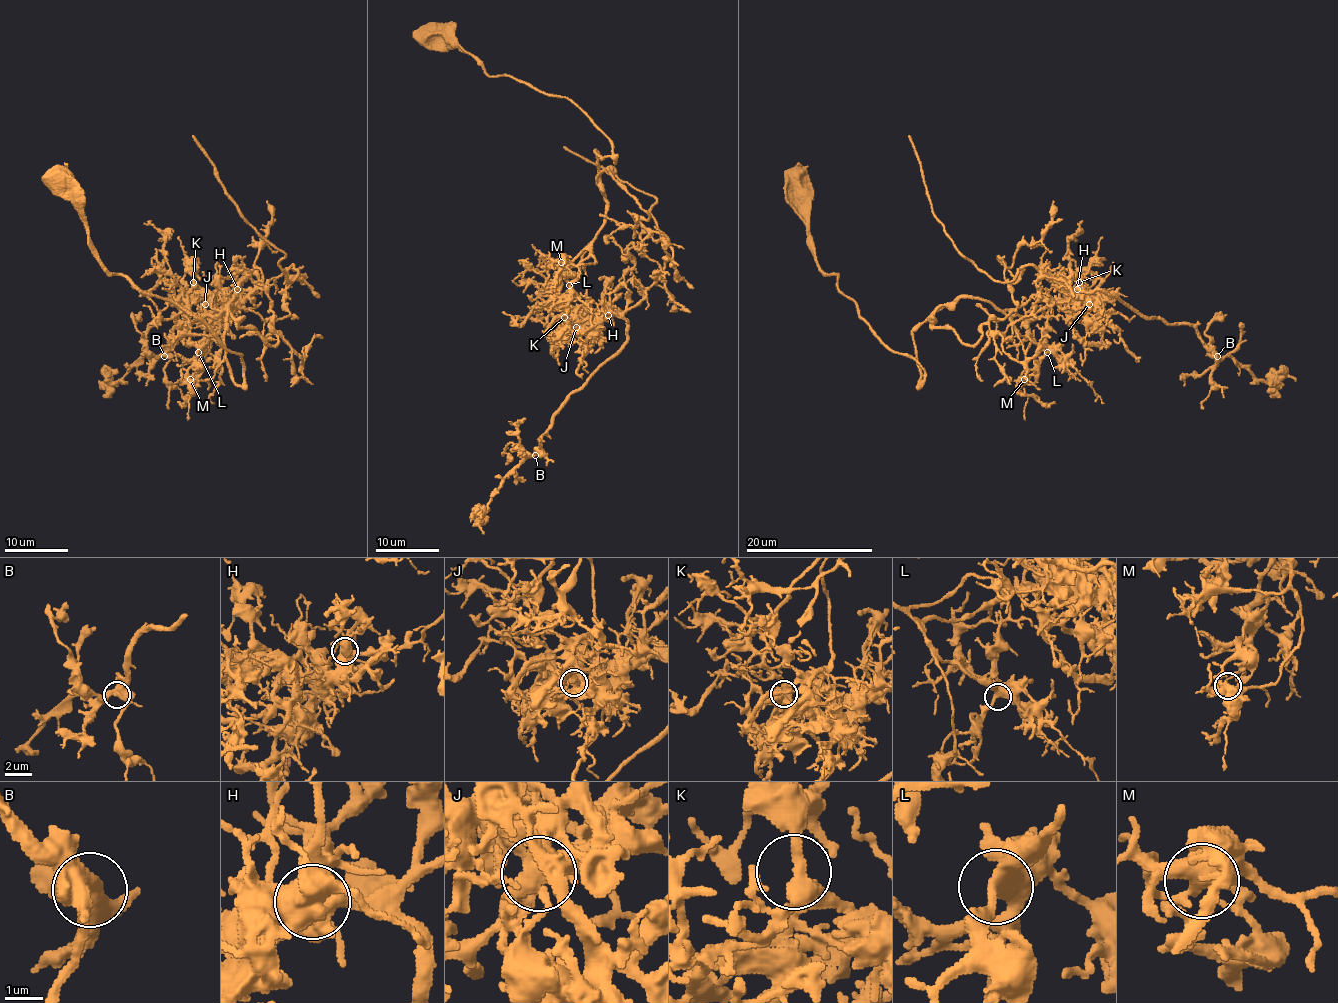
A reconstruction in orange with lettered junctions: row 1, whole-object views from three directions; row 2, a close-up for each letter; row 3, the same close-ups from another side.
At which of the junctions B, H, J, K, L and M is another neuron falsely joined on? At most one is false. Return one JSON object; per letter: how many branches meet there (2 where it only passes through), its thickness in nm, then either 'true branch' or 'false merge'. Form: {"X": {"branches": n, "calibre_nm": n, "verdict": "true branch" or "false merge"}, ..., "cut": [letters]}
{"B": {"branches": 3, "calibre_nm": 400, "verdict": "true branch"}, "H": {"branches": 3, "calibre_nm": 460, "verdict": "true branch"}, "J": {"branches": 3, "calibre_nm": 400, "verdict": "false merge"}, "K": {"branches": 3, "calibre_nm": 400, "verdict": "true branch"}, "L": {"branches": 3, "calibre_nm": 400, "verdict": "true branch"}, "M": {"branches": 3, "calibre_nm": 440, "verdict": "true branch"}, "cut": ["J"]}

